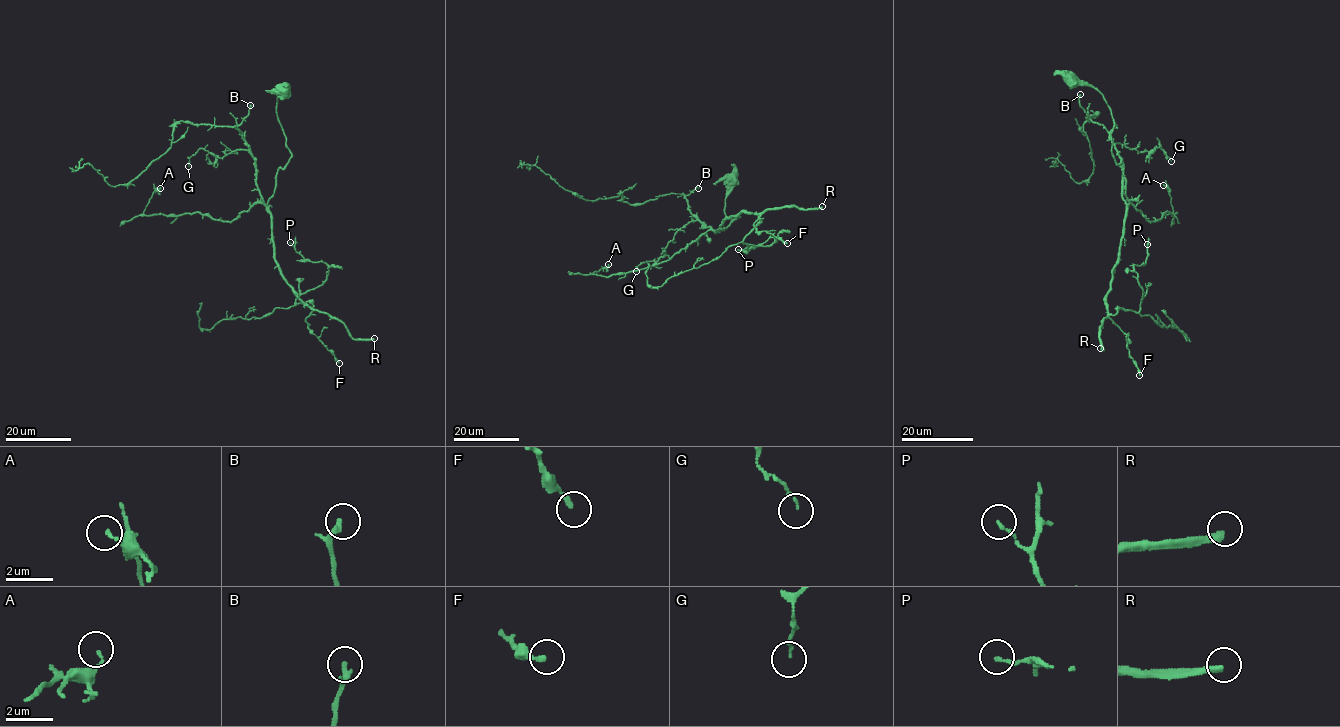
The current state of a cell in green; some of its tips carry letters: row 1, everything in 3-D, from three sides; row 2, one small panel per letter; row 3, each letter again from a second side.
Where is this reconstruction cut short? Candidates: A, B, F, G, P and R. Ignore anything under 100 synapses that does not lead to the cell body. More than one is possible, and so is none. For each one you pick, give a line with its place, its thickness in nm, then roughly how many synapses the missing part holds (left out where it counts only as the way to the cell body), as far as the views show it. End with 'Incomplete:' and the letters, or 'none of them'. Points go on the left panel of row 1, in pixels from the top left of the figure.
R: place (374, 338); calibre 280 nm; 250 synapses
Incomplete: R

